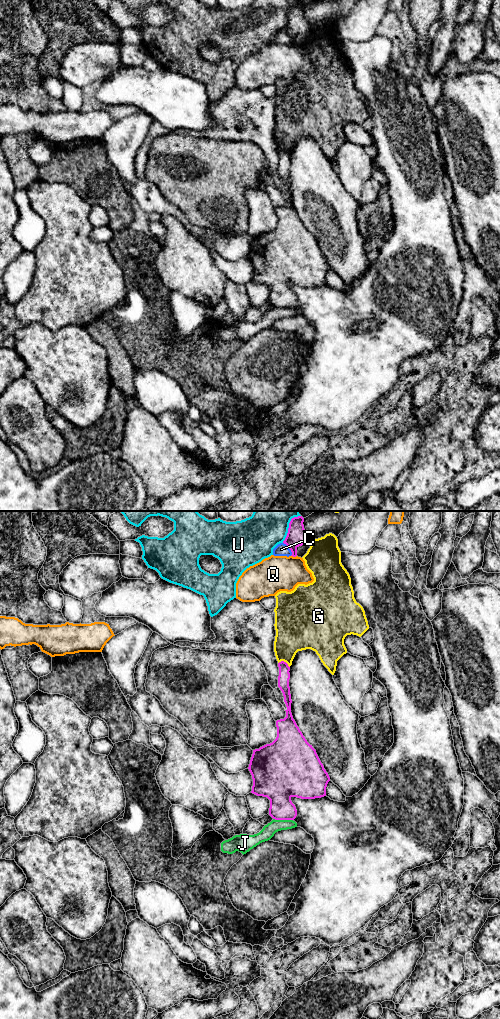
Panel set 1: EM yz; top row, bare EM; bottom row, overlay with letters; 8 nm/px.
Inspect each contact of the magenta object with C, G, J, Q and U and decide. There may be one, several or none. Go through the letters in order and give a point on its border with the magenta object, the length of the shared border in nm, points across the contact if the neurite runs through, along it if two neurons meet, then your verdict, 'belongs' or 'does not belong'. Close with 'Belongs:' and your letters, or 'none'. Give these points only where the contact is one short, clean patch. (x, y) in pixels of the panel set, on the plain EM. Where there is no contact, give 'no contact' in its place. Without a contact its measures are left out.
C: yz (289, 36) | 130 nm | along yz (283, 30), (290, 38), (291, 43) | does not belong
G: yz (283, 149) | 100 nm | does not belong
J: yz (283, 307) | 160 nm | does not belong
Q: yz (294, 44) | 50 nm | along yz (291, 43), (296, 44) | does not belong
U: yz (289, 14) | 260 nm | along yz (300, 3), (291, 7), (287, 23), (282, 30) | does not belong
Belongs: none

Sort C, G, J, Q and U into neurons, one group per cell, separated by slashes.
C / G / J / Q / U

